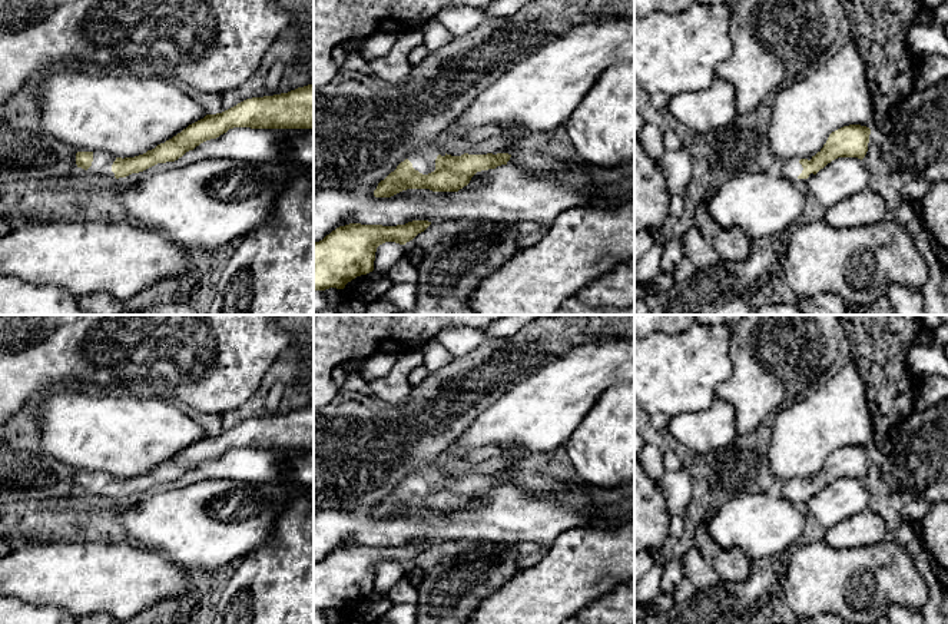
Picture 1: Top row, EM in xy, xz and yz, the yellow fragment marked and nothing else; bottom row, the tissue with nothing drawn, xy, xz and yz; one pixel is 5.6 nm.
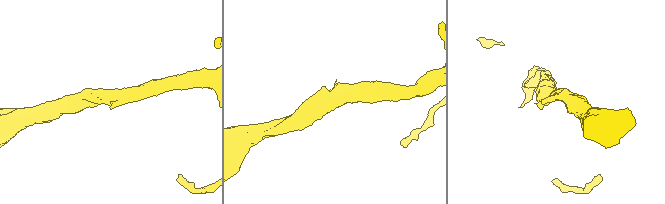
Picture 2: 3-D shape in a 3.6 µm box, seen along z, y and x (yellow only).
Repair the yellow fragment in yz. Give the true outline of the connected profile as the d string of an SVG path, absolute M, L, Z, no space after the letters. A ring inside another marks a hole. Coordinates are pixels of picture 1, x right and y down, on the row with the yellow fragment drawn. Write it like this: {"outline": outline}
{"outline": "M843 126L829 135L826 143L815 156L782 160L776 170L792 183L803 185L838 157L858 157L862 160L868 152L869 135L871 129L866 126Z"}

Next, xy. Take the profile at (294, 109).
{"outline": "M314 83L288 93L246 99L222 113L206 114L143 155L122 159L106 152L77 152L76 165L95 176L120 179L158 163L175 162L233 127L314 129Z"}

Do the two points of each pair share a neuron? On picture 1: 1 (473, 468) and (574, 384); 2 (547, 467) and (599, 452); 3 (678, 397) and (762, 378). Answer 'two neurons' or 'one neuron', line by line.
1: one neuron
2: two neurons
3: two neurons

